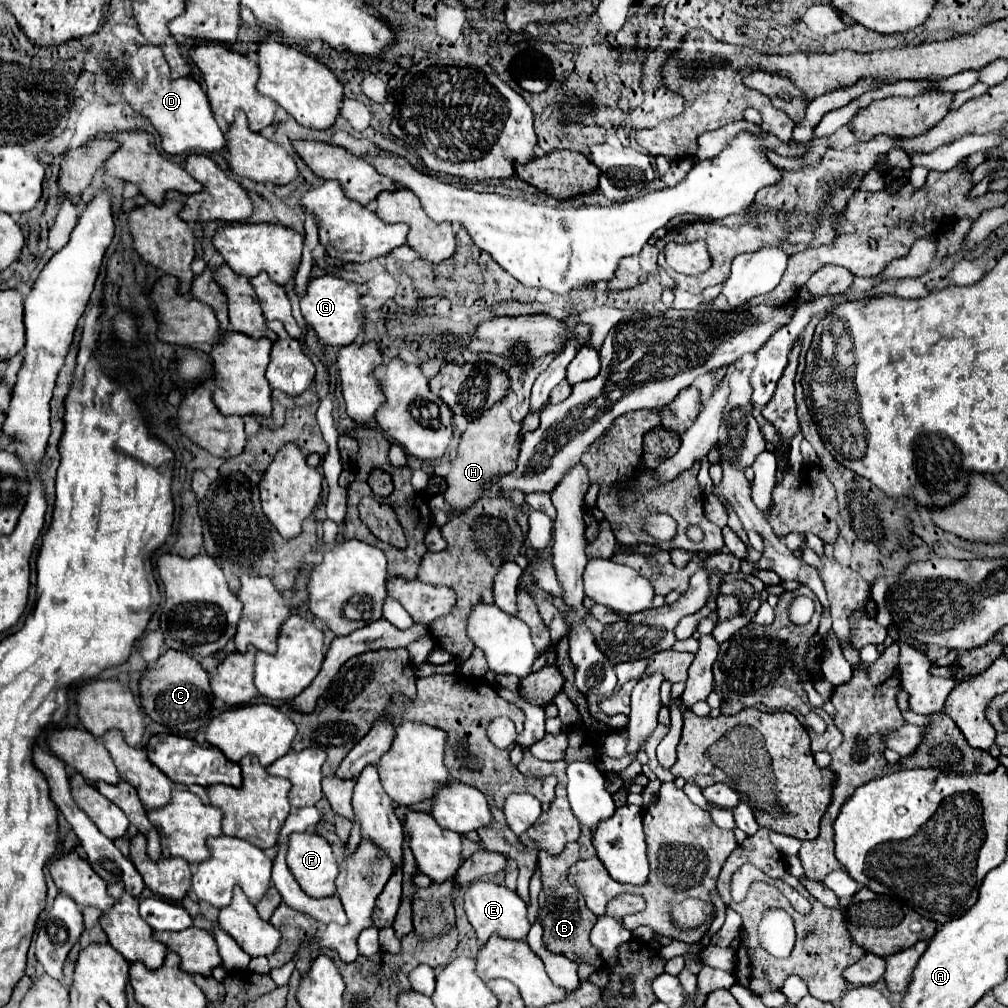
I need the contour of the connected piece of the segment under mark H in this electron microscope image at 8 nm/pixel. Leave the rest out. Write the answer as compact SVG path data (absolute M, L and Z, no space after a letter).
M508 398L498 402L494 408L490 408L482 418L470 422L468 430L460 438L458 456L452 460L450 472L446 476L448 488L444 492L444 500L446 500L446 508L450 510L450 514L462 512L462 508L470 508L474 500L480 500L488 494L488 490L492 488L494 480L498 480L498 476L512 472L516 468L518 450L520 450L518 448L520 428L522 424L510 418Z

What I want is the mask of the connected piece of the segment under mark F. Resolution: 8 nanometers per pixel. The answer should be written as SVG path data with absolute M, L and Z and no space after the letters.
M308 832L290 834L286 862L288 862L290 872L294 874L294 878L302 886L302 890L306 894L310 894L312 898L326 898L336 892L334 880L338 876L338 864L336 864L336 858L334 858L330 844L320 834L308 834Z

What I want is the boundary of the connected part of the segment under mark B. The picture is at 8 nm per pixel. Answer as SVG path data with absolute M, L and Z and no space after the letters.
M574 842L574 846L564 846L564 850L558 856L550 856L548 852L540 852L540 872L542 872L542 890L538 894L538 918L542 922L544 928L544 936L542 942L546 946L548 952L552 954L562 954L568 960L576 962L576 964L594 964L594 968L602 968L604 966L604 958L602 954L590 944L590 930L596 924L598 916L594 916L588 908L586 902L582 900L582 894L578 892L578 888L570 886L566 880L566 872L572 864L576 864L580 858L580 846L578 842Z

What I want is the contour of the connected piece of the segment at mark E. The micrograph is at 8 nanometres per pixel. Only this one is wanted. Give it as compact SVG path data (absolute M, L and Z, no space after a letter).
M476 880L476 882L468 884L464 888L464 910L466 910L466 916L472 924L472 928L478 934L480 942L486 942L492 932L500 934L502 938L522 940L522 938L526 938L526 934L530 930L530 924L526 918L526 904L522 902L522 898L516 892L508 890L506 886L500 886L494 882Z

